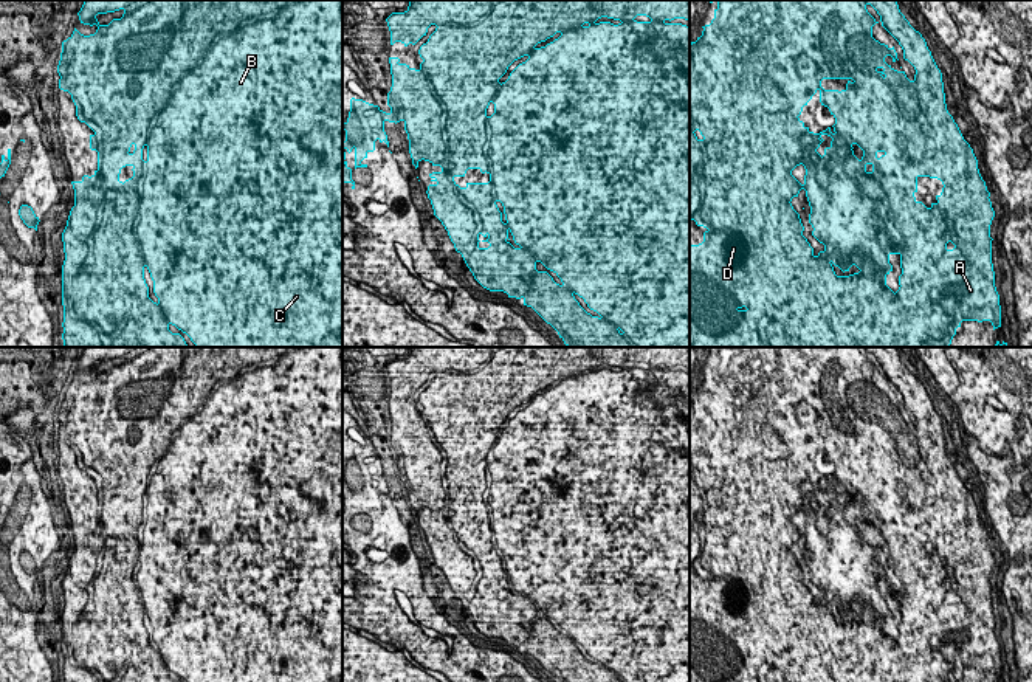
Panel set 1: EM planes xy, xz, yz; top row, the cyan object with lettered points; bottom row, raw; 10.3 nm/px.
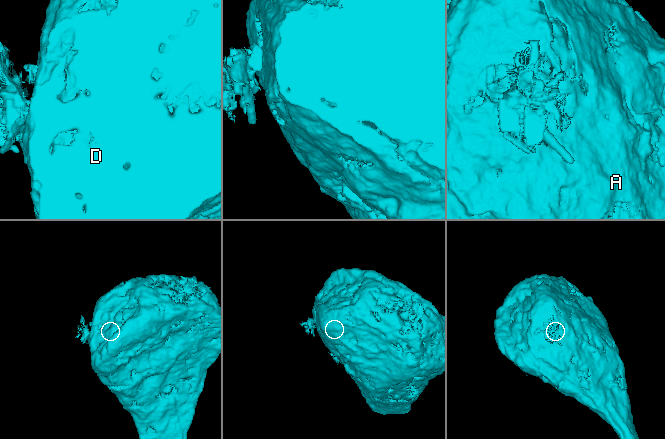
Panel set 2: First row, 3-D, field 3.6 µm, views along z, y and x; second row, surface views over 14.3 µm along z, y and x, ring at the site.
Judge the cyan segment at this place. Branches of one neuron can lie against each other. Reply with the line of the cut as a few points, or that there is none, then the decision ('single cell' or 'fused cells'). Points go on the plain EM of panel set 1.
no cut | single cell

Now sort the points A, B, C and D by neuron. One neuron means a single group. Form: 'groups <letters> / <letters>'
groups A B C D

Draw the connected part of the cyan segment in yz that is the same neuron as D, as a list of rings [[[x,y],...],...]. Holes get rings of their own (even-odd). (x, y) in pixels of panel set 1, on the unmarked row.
[[[710,347],[716,349],[714,366],[702,374],[702,383],[690,391],[690,574],[694,567],[703,574],[703,589],[690,592],[690,682],[956,682],[962,668],[990,668],[993,677],[1001,674],[999,642],[995,634],[995,618],[992,611],[990,572],[995,558],[990,549],[990,539],[982,527],[978,507],[970,491],[964,487],[958,471],[947,457],[942,420],[937,415],[925,386],[916,378],[900,360],[896,347]],[[872,374],[882,374],[899,389],[903,397],[903,406],[914,417],[914,426],[910,428],[905,418],[897,418],[885,409],[886,403],[893,409],[899,408],[897,400],[872,384]],[[823,426],[846,426],[846,436],[824,437]],[[820,440],[821,453],[827,454],[835,465],[835,471],[820,480],[814,480],[798,465],[803,454]],[[821,484],[832,485],[831,493],[821,504],[817,496],[824,488]],[[803,512],[806,516],[801,532],[792,518]],[[930,524],[942,529],[944,535],[936,542],[936,550],[927,555],[917,549],[917,525]],[[800,538],[806,538],[810,553],[809,570],[812,583],[824,592],[817,603],[814,595],[803,583],[804,574],[800,561],[792,553],[792,546]],[[889,603],[900,603],[902,622],[899,623],[899,637],[894,640],[886,632],[886,623],[893,618]]]

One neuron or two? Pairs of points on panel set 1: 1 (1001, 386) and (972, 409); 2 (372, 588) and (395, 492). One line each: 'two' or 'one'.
1: one
2: two

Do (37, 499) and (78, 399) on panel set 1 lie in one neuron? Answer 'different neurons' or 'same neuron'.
different neurons

